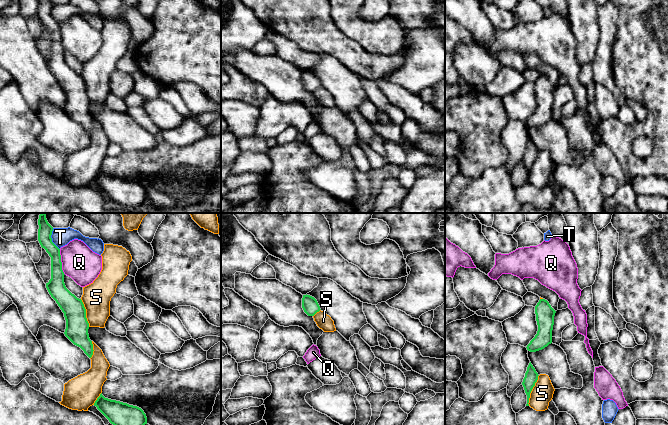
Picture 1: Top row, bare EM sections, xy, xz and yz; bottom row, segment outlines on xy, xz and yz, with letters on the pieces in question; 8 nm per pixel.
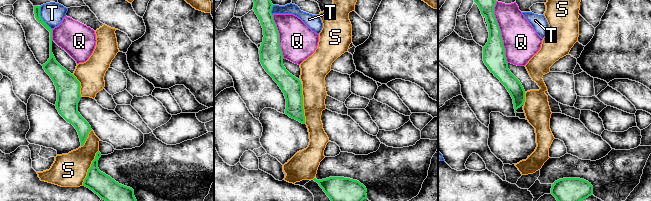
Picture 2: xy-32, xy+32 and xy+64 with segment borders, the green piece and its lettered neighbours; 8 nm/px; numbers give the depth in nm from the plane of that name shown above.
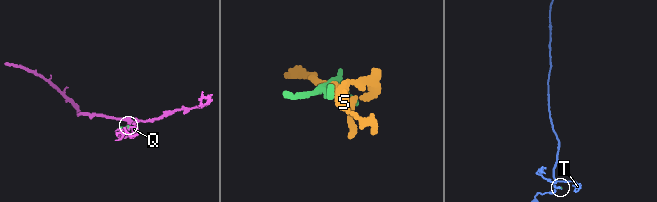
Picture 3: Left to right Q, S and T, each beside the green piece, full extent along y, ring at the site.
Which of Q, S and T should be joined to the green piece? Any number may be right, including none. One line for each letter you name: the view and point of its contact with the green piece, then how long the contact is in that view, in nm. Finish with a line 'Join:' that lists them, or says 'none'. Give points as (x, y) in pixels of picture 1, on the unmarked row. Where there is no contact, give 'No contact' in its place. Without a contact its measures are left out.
Join: none

